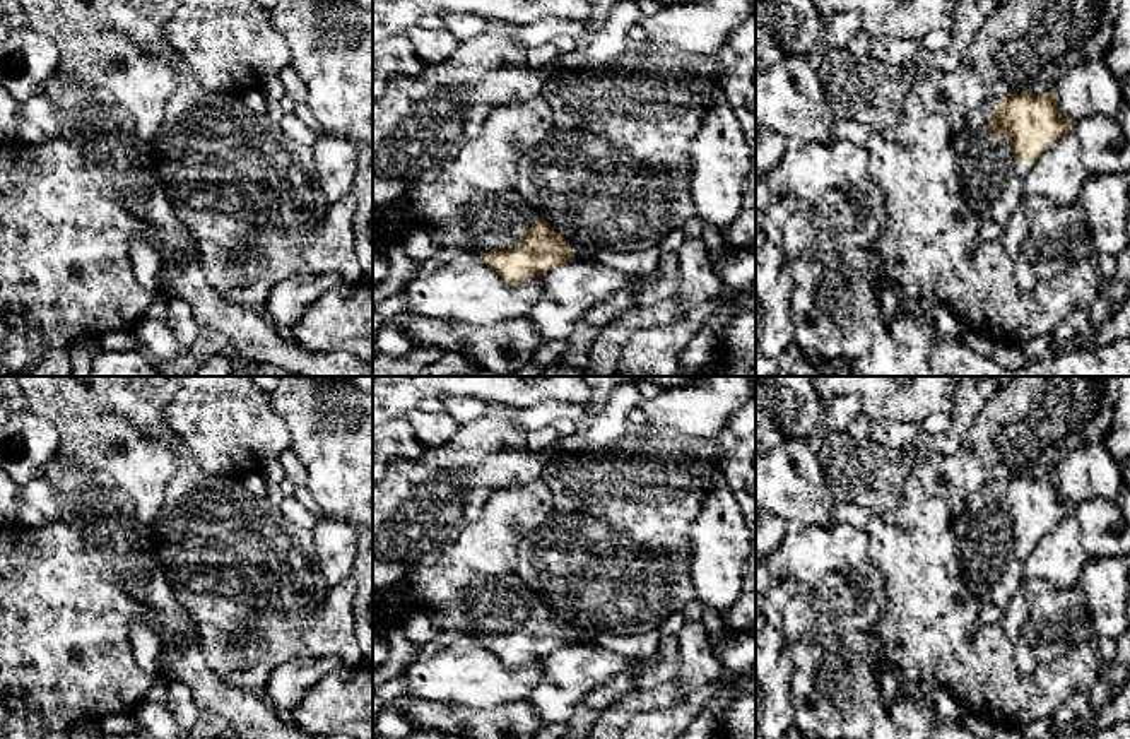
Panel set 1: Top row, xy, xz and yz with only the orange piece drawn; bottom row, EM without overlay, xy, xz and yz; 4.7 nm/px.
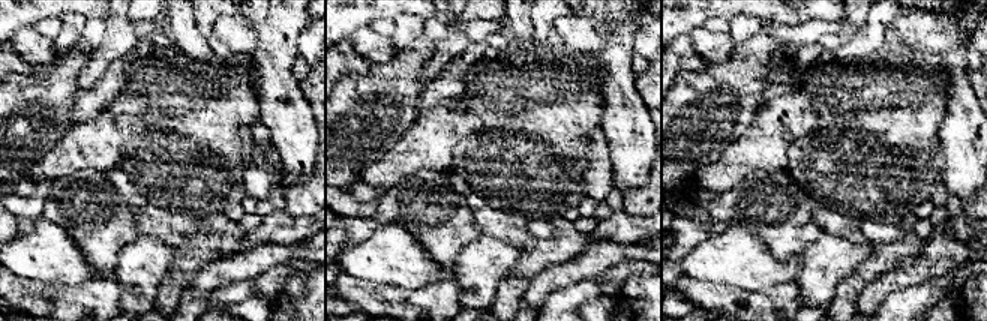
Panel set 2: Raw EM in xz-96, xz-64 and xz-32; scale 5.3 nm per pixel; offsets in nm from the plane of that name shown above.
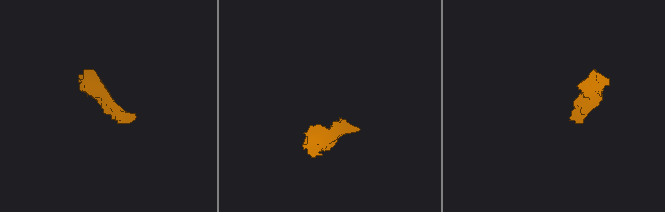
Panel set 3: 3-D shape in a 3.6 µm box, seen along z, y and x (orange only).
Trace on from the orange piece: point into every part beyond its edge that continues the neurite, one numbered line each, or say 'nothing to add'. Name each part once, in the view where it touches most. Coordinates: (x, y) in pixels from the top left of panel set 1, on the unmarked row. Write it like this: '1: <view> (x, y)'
1: yz (990, 563)

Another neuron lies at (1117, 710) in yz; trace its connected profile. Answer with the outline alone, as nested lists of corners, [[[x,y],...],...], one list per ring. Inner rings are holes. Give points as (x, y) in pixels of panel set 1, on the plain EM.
[[[1130,683],[1115,689],[1106,706],[1079,720],[1077,730],[1098,734],[1121,722],[1130,722]]]

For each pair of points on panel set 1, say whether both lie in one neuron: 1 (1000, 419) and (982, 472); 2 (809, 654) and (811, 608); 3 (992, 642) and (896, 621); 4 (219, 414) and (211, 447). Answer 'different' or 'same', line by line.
1: same
2: different
3: same
4: same

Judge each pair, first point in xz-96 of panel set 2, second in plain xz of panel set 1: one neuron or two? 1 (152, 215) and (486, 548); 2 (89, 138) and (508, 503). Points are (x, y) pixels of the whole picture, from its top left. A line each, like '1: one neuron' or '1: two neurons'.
1: two neurons
2: one neuron

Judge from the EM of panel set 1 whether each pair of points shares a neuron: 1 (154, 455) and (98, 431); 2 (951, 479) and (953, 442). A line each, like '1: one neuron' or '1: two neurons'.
1: one neuron
2: two neurons

